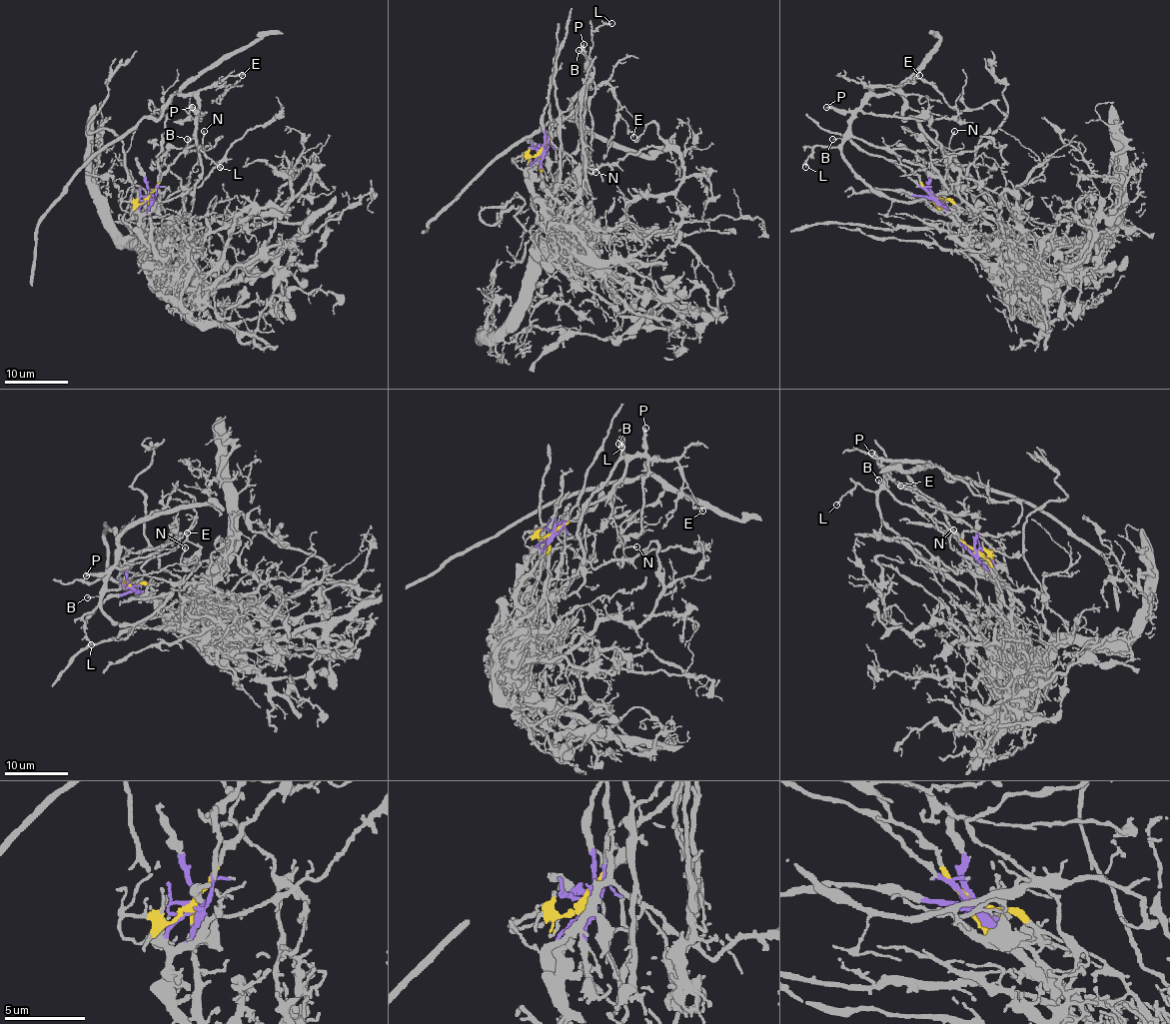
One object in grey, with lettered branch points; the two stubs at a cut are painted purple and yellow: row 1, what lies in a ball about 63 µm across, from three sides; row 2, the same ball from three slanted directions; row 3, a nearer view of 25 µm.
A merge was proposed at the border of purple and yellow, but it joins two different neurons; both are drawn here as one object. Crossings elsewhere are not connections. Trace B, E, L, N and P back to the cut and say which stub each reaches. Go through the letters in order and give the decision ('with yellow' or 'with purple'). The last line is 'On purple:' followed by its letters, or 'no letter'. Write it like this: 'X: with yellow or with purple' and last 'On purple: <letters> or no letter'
B: with yellow
E: with yellow
L: with yellow
N: with yellow
P: with yellow
On purple: no letter

